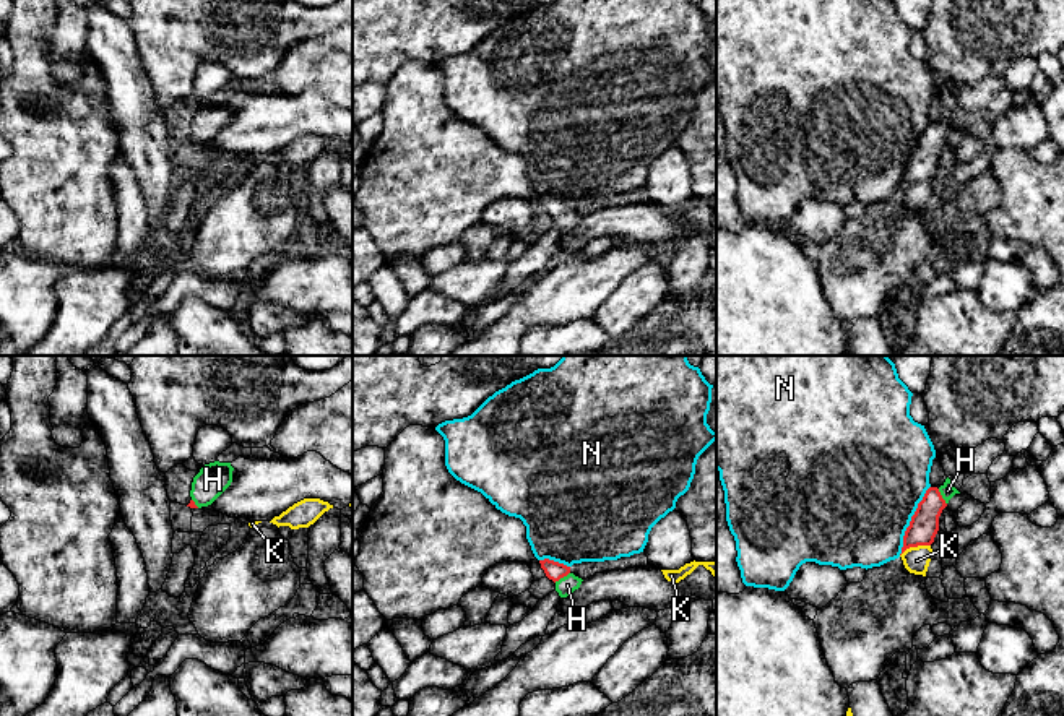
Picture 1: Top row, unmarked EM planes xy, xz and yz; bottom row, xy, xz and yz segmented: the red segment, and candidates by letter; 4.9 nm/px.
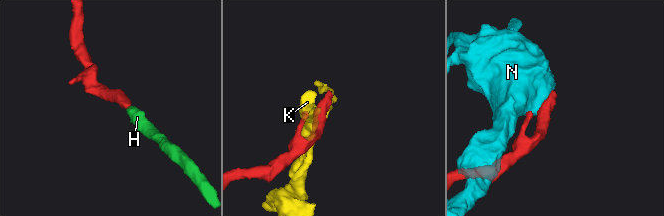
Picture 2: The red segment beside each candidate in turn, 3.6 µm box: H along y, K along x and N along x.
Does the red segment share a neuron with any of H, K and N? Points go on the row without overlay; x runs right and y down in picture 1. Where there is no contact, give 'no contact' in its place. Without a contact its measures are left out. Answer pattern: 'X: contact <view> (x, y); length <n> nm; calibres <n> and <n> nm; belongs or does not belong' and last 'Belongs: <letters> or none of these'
H: contact xz (561, 213); length 90 nm; calibres 90 and 90 nm; belongs
K: contact yz (915, 182); length 160 nm; calibres 140 and 130 nm; does not belong
N: contact yz (912, 156); length 380 nm; calibres 140 and 480 nm; does not belong
Belongs: H

